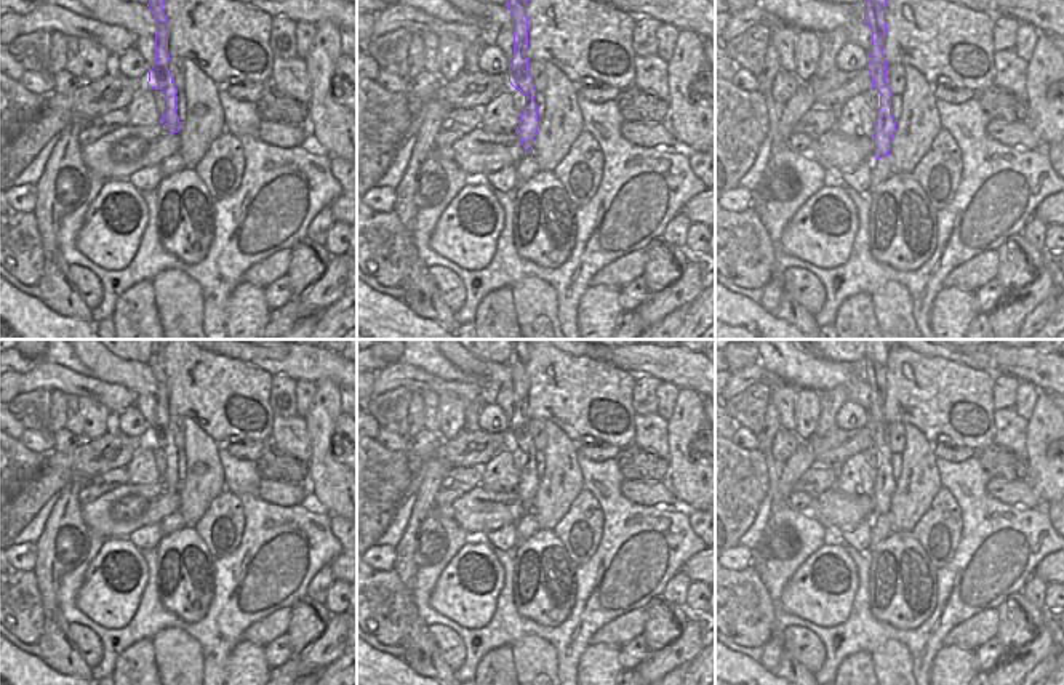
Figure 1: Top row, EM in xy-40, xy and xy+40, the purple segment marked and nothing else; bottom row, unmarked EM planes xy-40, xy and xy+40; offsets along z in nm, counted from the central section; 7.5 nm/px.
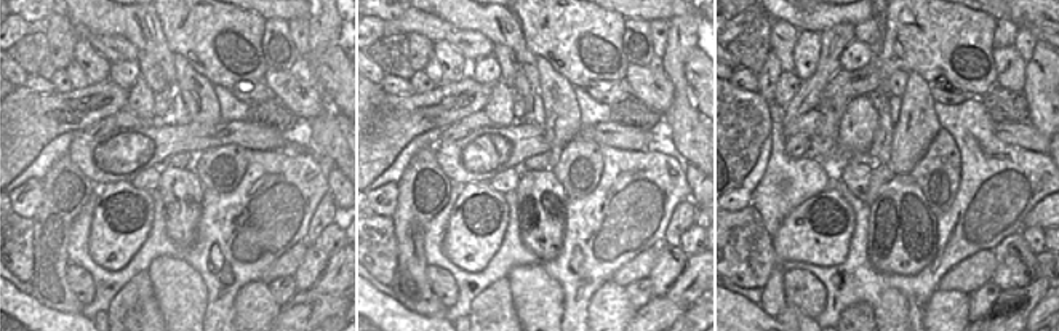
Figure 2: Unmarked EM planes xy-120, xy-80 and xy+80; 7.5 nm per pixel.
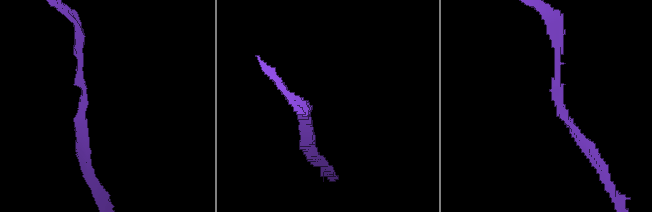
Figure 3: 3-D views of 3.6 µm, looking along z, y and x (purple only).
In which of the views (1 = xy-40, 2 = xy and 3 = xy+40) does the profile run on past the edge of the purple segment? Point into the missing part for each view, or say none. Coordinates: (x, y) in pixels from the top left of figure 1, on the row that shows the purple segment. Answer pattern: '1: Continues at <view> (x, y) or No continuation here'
1: No continuation here
2: No continuation here
3: No continuation here

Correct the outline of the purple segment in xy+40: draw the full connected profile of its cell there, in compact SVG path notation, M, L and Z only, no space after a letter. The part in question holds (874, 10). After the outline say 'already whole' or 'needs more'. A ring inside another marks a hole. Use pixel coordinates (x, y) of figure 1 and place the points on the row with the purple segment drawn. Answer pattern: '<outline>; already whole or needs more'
M864 0L864 22L872 30L872 45L867 51L867 69L872 77L872 88L880 94L880 107L877 110L877 120L874 123L874 157L882 158L890 155L891 139L896 131L896 120L891 115L891 90L886 82L886 61L883 54L886 21L885 6L886 0Z; already whole

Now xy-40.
M149 0L147 6L150 8L154 19L157 22L155 32L155 64L149 70L147 86L158 88L166 98L166 112L162 115L162 125L170 133L178 133L181 128L179 117L176 114L176 86L173 77L168 70L168 22L163 11L163 0Z; already whole

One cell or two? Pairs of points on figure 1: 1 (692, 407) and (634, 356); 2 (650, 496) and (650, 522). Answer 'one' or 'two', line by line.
1: two
2: two

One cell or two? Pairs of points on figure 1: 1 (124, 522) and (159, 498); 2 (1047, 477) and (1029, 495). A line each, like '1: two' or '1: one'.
1: one
2: two

